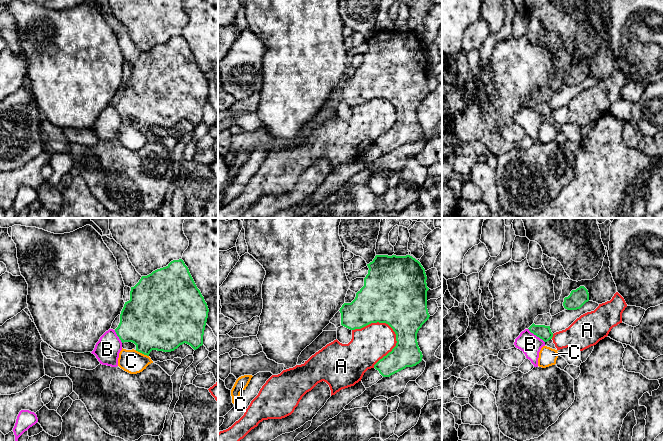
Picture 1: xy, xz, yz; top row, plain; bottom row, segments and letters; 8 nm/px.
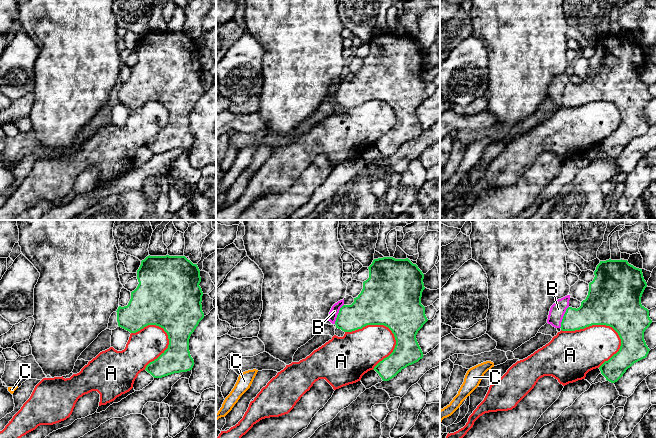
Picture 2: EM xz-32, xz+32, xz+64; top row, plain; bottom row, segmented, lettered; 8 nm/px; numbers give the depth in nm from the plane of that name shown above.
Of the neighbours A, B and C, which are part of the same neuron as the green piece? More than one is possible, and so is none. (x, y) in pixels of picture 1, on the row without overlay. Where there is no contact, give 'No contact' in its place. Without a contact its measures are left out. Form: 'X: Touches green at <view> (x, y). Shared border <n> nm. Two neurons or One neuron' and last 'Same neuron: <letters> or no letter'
A: Touches green at xz (395, 122). Shared border 380 nm. Two neurons
B: Touches green at yz (536, 111). Shared border 180 nm. Two neurons
C: Touches green at xy (142, 129). Shared border 120 nm. Two neurons
Same neuron: no letter

